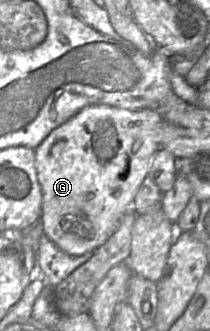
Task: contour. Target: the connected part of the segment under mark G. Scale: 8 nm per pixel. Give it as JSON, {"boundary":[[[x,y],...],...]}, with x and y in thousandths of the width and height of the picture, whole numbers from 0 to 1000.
{"boundary":[[[481,314],[433,317],[395,326],[310,372],[248,393],[167,450],[167,505],[200,577],[195,665],[210,704],[276,749],[329,770],[381,773],[419,761],[443,761],[495,737],[557,695],[586,653],[629,628],[648,583],[700,529],[729,471],[767,450],[776,432],[776,390],[790,375],[795,369],[738,329],[605,332]]]}

